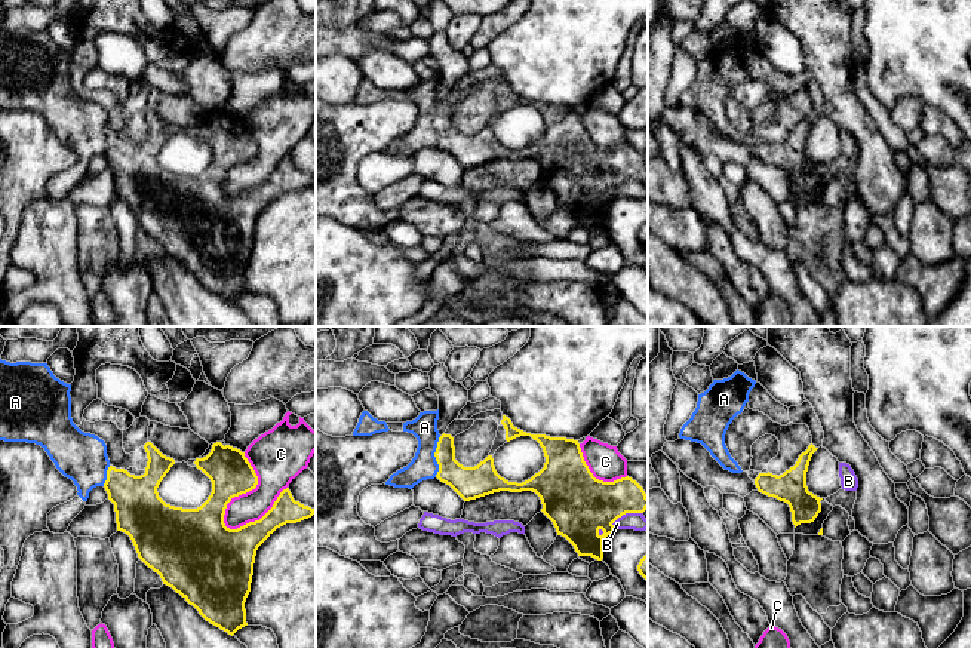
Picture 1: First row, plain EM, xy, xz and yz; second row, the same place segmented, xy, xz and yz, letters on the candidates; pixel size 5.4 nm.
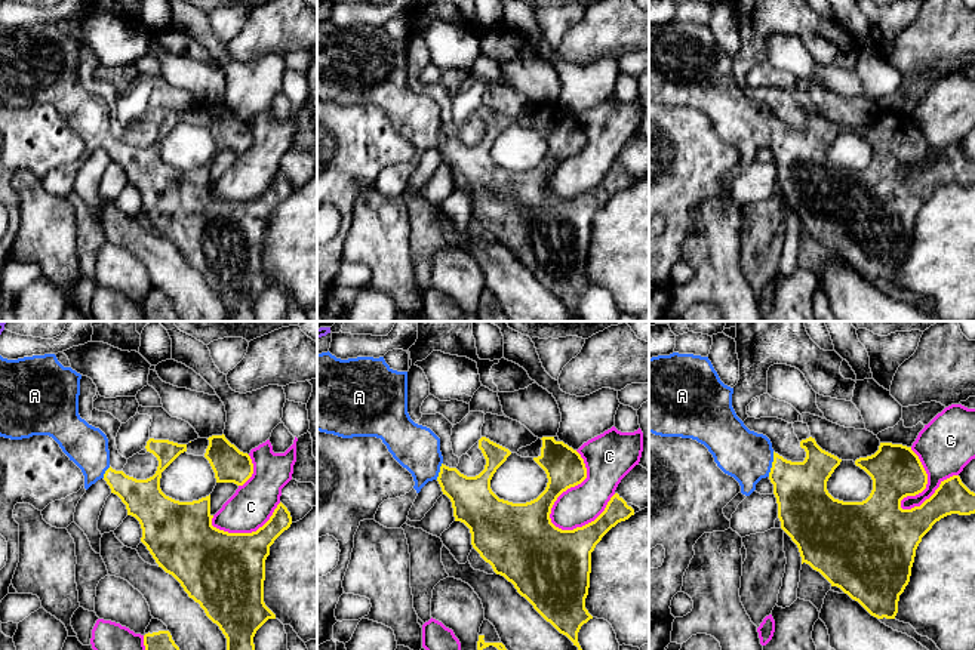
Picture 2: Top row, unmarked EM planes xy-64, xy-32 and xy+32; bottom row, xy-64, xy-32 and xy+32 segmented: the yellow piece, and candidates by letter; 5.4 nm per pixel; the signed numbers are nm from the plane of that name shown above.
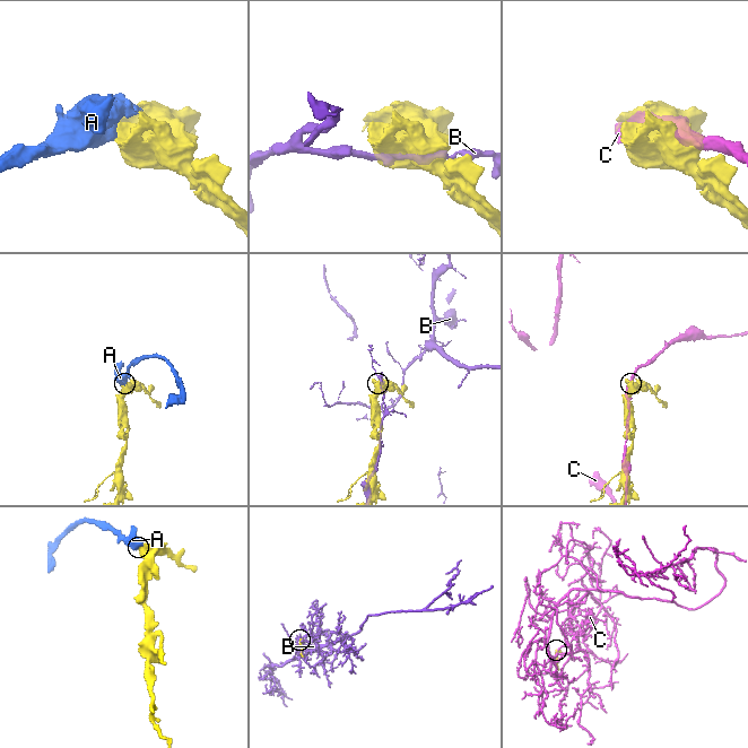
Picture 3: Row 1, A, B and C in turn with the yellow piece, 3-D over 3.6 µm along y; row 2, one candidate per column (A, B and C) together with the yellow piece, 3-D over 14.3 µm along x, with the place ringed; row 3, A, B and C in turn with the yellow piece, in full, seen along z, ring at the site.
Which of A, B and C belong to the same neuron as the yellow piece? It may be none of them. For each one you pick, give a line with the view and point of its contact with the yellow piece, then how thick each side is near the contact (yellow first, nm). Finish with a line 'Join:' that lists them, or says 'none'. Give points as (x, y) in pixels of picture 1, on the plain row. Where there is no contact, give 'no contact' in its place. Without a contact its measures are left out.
A: xz (435, 123) | 180/140 nm
Join: A

